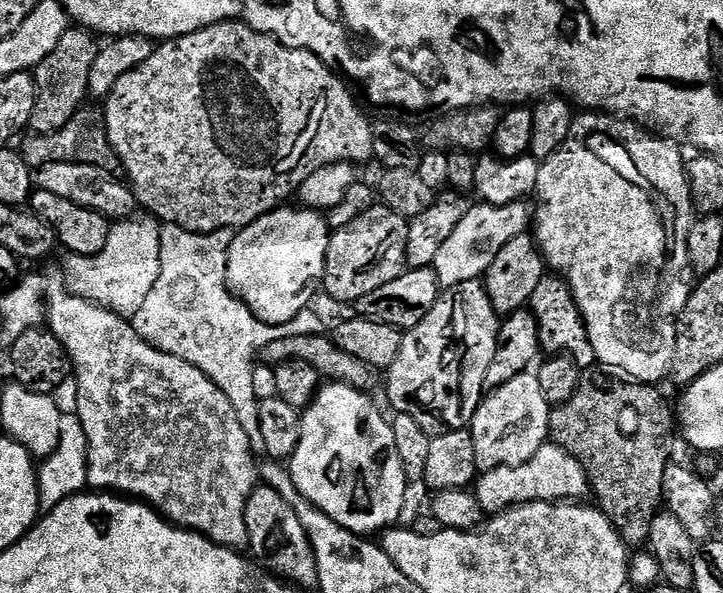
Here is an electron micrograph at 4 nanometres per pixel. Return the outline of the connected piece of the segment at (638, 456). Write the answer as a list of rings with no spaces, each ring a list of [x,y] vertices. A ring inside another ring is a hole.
[[[596,380],[593,384],[581,383],[580,390],[566,403],[552,408],[548,423],[550,436],[555,443],[565,448],[582,465],[591,491],[600,501],[599,507],[608,515],[620,531],[624,543],[629,546],[644,546],[651,541],[654,518],[662,511],[664,479],[672,456],[672,439],[678,436],[678,420],[674,408],[664,401],[659,387],[637,382]]]

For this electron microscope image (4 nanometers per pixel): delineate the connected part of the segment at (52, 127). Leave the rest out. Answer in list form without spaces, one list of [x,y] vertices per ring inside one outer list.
[[[79,26],[69,27],[66,34],[62,34],[62,42],[58,42],[58,46],[54,50],[54,54],[50,54],[35,69],[34,79],[38,89],[38,99],[34,110],[32,111],[32,123],[30,125],[33,133],[56,132],[62,126],[66,126],[66,122],[70,122],[70,118],[81,115],[84,99],[89,99],[90,93],[90,72],[94,70],[94,62],[98,58],[102,44],[99,39],[88,29]]]

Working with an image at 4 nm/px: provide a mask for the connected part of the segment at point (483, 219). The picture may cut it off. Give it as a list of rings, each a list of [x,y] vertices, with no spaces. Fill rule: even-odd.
[[[519,200],[508,206],[496,206],[483,202],[469,207],[466,218],[458,222],[454,234],[446,238],[442,250],[438,250],[438,258],[434,265],[436,276],[445,289],[458,286],[462,282],[480,280],[487,273],[489,266],[498,258],[498,250],[510,242],[510,238],[525,235],[534,220],[534,212],[525,201]]]

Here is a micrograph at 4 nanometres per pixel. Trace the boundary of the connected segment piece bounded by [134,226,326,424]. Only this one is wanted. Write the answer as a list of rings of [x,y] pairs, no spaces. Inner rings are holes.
[[[168,226],[160,233],[160,273],[154,290],[146,294],[142,310],[134,317],[136,333],[148,344],[153,344],[159,352],[169,352],[172,356],[190,362],[202,370],[230,398],[230,402],[240,413],[246,424],[255,423],[260,418],[260,402],[254,390],[254,374],[258,357],[264,347],[275,339],[294,335],[314,335],[325,333],[323,318],[307,308],[299,312],[285,327],[283,324],[270,324],[261,320],[231,288],[228,287],[228,251],[232,245],[233,229],[224,228],[221,232],[188,232],[185,228]]]

